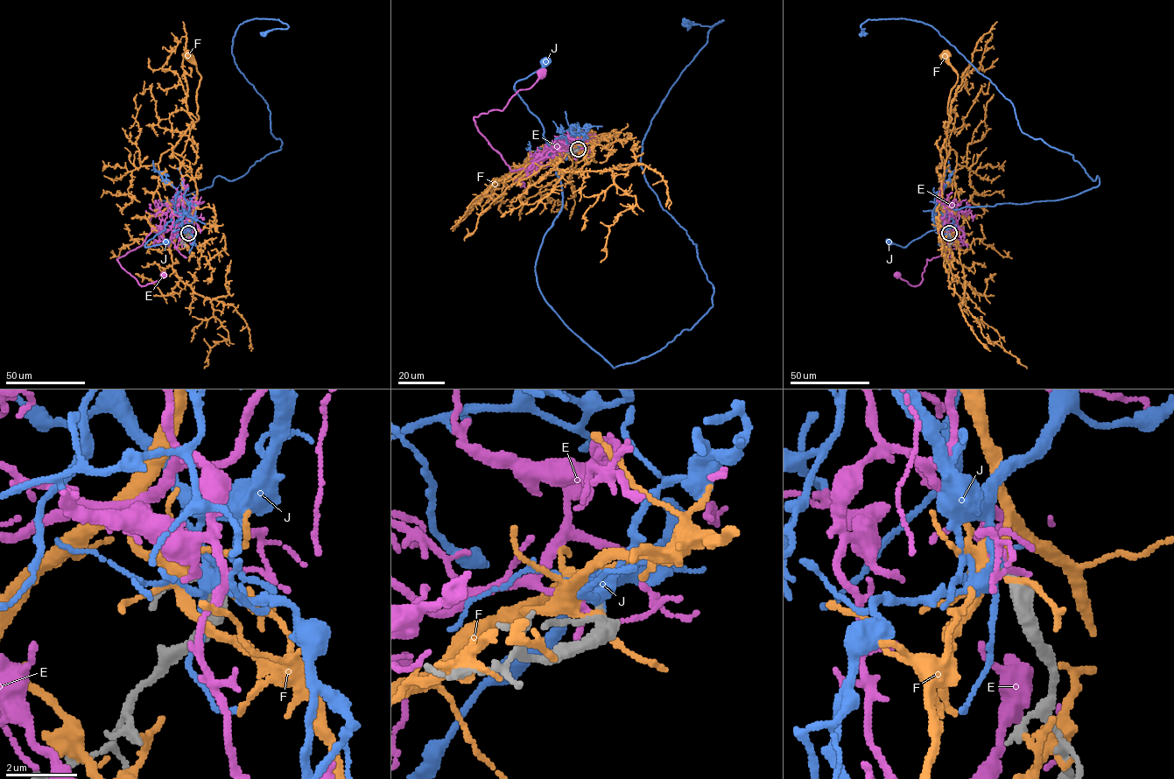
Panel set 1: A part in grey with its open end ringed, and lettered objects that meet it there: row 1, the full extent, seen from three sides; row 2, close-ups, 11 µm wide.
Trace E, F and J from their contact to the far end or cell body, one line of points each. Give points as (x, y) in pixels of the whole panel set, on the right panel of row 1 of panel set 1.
E: (949, 233), (950, 228), (958, 234), (962, 228), (964, 244), (926, 260), (919, 284), (912, 286), (897, 276)
F: (949, 233), (941, 181), (947, 157), (946, 129), (952, 118), (947, 113), (947, 105), (958, 73), (943, 57)
J: (948, 233), (953, 221), (952, 218), (905, 247), (889, 242)

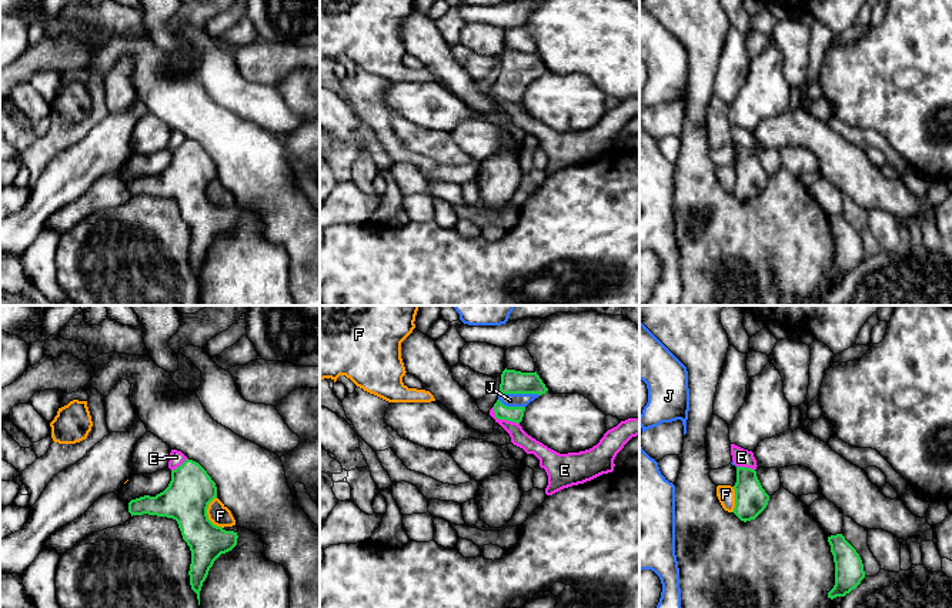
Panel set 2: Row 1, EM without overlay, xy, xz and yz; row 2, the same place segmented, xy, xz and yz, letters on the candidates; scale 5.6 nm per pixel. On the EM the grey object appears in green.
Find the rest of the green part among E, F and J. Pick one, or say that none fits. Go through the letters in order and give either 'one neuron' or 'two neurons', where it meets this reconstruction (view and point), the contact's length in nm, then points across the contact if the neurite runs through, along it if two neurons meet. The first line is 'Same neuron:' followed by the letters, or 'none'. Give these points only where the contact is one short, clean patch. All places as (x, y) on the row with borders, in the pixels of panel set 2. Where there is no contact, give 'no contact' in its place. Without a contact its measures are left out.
Same neuron: J
E: two neurons; meets green in xz at (503, 418); contact 180 nm long; border along xz (493, 407), (498, 418), (511, 420), (518, 424)
F: two neurons; meets green in xy at (206, 514); contact 190 nm long
J: one neuron; meets green in xz at (520, 393); contact 220 nm long

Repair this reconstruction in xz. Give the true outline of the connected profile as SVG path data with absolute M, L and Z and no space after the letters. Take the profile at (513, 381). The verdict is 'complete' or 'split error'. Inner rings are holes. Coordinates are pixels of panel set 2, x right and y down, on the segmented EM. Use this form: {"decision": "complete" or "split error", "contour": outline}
{"decision": "split error", "contour": "M505 368L501 374L498 400L494 404L495 418L520 424L525 407L547 391L537 371L521 373Z"}

